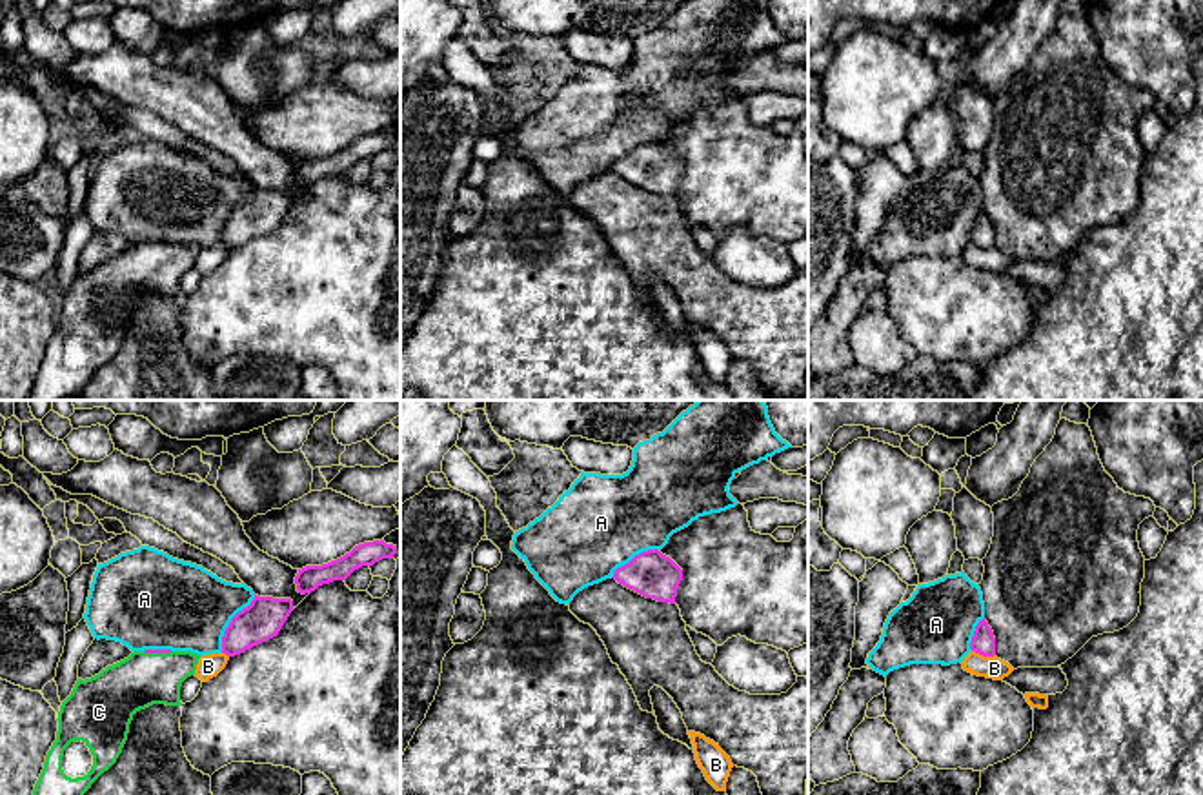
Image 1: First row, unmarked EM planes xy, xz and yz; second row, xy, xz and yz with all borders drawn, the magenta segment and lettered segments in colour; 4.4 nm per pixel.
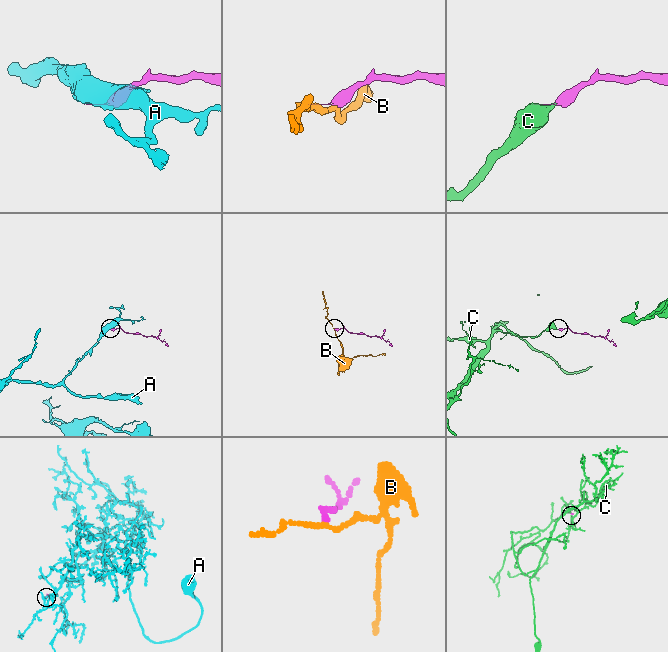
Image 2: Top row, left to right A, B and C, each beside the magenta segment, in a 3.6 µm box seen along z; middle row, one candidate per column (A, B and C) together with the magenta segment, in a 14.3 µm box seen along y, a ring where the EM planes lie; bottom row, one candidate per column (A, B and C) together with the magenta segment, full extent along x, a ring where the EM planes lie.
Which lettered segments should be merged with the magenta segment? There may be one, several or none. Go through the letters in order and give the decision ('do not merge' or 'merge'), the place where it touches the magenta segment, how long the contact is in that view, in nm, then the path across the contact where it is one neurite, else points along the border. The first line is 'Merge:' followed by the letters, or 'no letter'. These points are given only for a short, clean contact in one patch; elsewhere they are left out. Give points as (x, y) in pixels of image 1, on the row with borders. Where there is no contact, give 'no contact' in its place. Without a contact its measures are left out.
Merge: C
A: do not merge; meets magenta in xy at (230, 623); contact 300 nm long
B: do not merge; meets magenta in yz at (983, 655); contact 110 nm long; border along yz (972, 650), (994, 655)
C: merge; meets magenta in xy at (159, 652); contact 130 nm long; runs through xy (144, 650), (159, 652), (159, 663), (142, 679)

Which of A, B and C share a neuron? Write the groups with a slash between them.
A / B / C

